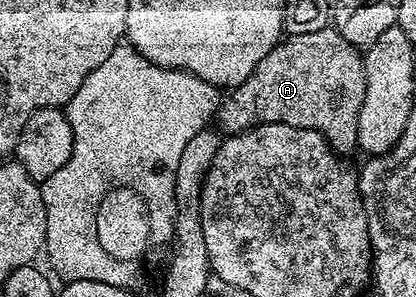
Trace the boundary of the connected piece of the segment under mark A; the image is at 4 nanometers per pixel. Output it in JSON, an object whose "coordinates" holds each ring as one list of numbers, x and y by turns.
{"coordinates":[[329,25,317,32,288,35,281,38,262,61,237,87,231,88,221,98,220,108,214,116,214,123,225,136,236,135,239,131,249,131,251,127,267,123,294,125,298,129,314,129,322,133,333,151,341,157,348,157,357,150,358,113,362,113,362,101,366,97,366,69,361,48,350,45,342,33]]}

